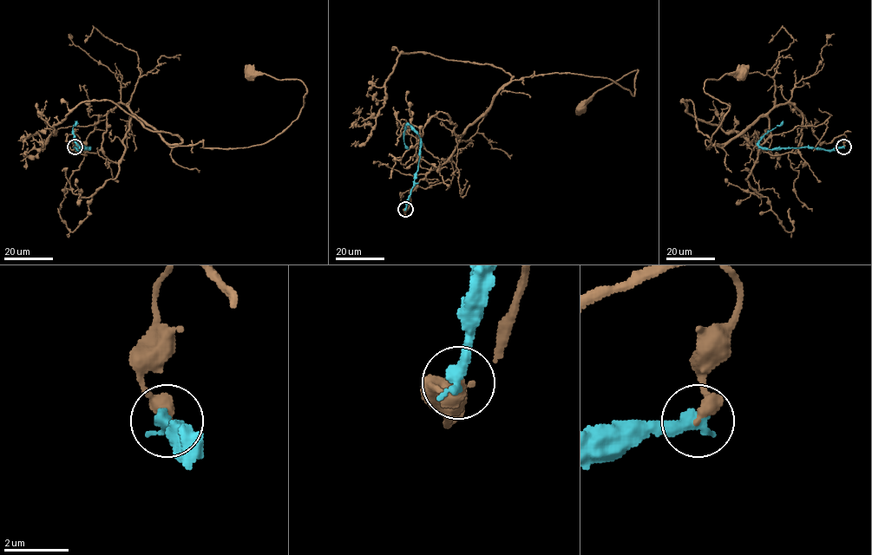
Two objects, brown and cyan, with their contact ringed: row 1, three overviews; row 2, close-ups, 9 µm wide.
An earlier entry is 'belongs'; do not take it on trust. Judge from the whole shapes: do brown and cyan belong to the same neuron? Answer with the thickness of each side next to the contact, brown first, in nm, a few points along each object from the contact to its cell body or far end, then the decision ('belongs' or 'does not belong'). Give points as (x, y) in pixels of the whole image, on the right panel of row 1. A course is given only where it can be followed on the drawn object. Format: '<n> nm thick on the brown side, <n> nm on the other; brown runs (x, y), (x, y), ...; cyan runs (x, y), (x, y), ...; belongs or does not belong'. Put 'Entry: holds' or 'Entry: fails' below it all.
400 nm thick on the brown side, 440 nm on the other; brown runs (842, 146), (786, 102), (707, 149), (730, 107), (704, 81), (744, 71); cyan runs (842, 146), (831, 150), (804, 146), (761, 148), (760, 139), (783, 120); does not belong
Entry: fails

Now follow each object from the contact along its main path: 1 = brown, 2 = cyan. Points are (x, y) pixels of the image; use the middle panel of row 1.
1: (405, 209), (512, 81), (578, 74), (633, 95), (638, 70), (581, 110)
2: (405, 209), (420, 158), (420, 136), (409, 125), (405, 126), (403, 132), (403, 143), (408, 148)

